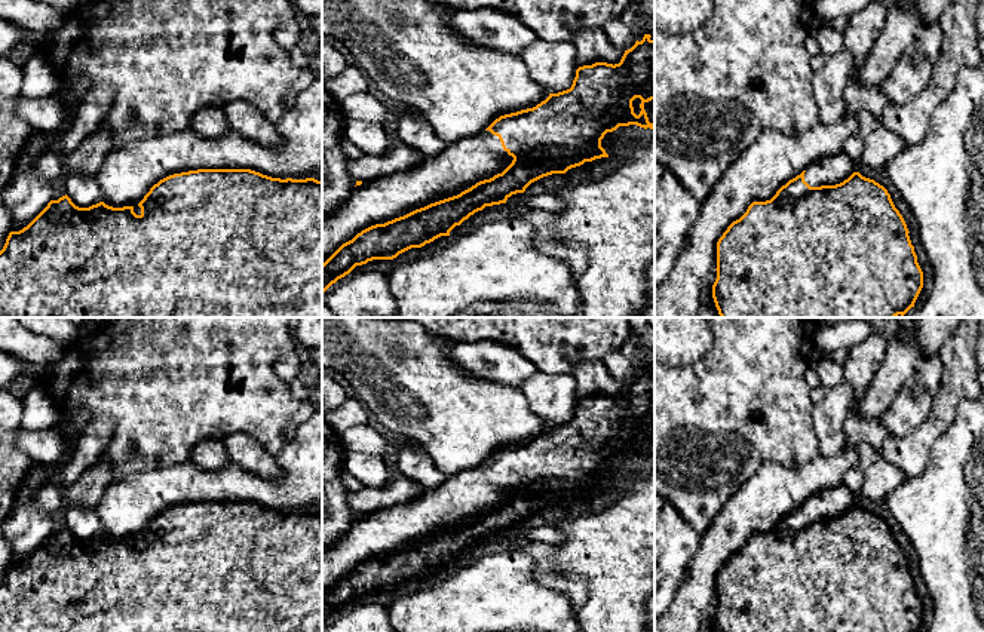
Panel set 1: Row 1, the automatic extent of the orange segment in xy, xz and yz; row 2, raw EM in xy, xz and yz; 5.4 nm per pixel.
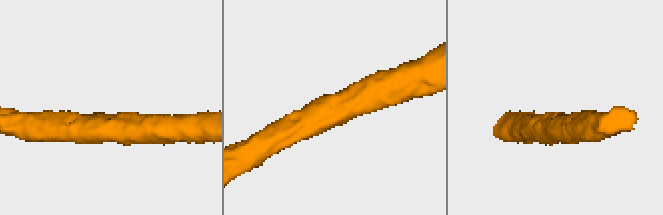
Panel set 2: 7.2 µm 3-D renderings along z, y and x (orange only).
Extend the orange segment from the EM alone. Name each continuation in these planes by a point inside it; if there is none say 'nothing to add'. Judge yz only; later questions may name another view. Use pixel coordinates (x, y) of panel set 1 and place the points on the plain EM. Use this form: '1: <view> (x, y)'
1: yz (831, 502)

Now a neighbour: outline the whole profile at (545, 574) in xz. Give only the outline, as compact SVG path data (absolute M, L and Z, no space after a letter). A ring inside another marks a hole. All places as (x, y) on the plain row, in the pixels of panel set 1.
M528 540L516 549L534 559L533 576L537 583L565 592L570 598L574 613L583 607L589 595L588 585L582 579L567 579L552 568L548 558L554 552L554 546Z

